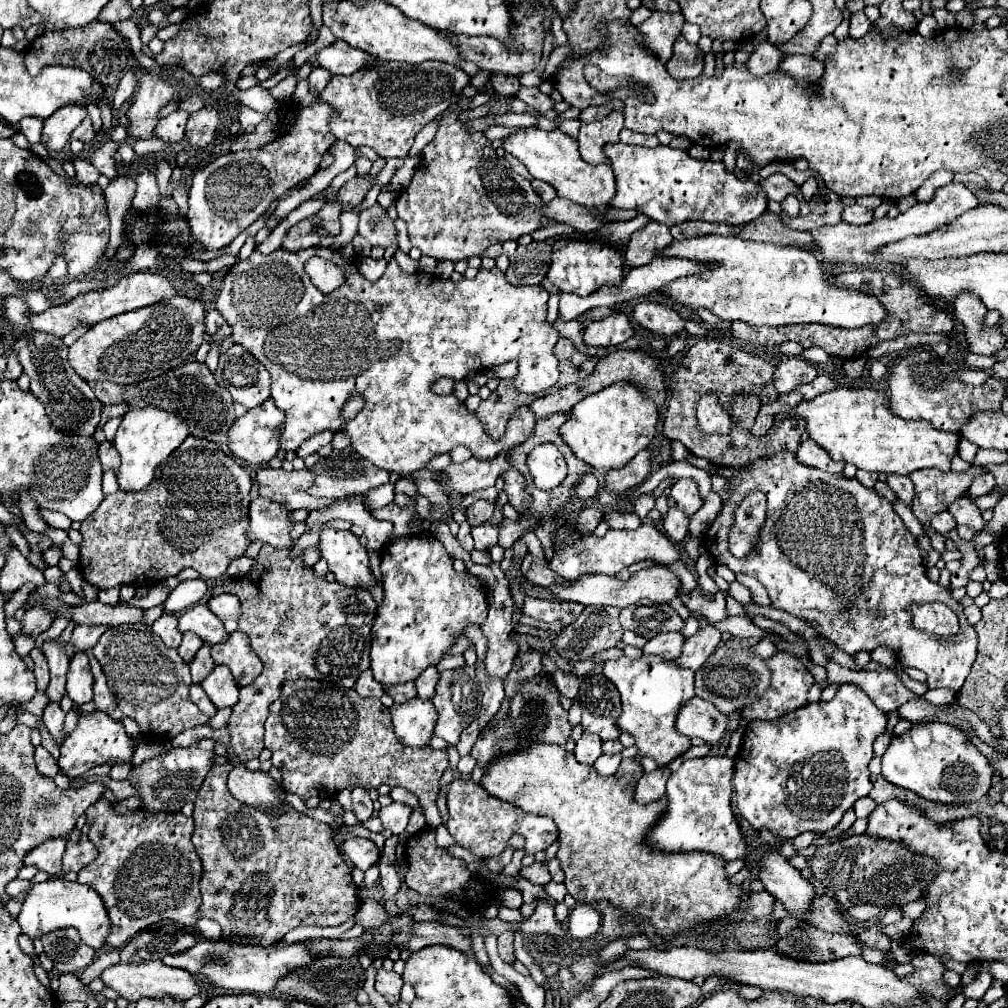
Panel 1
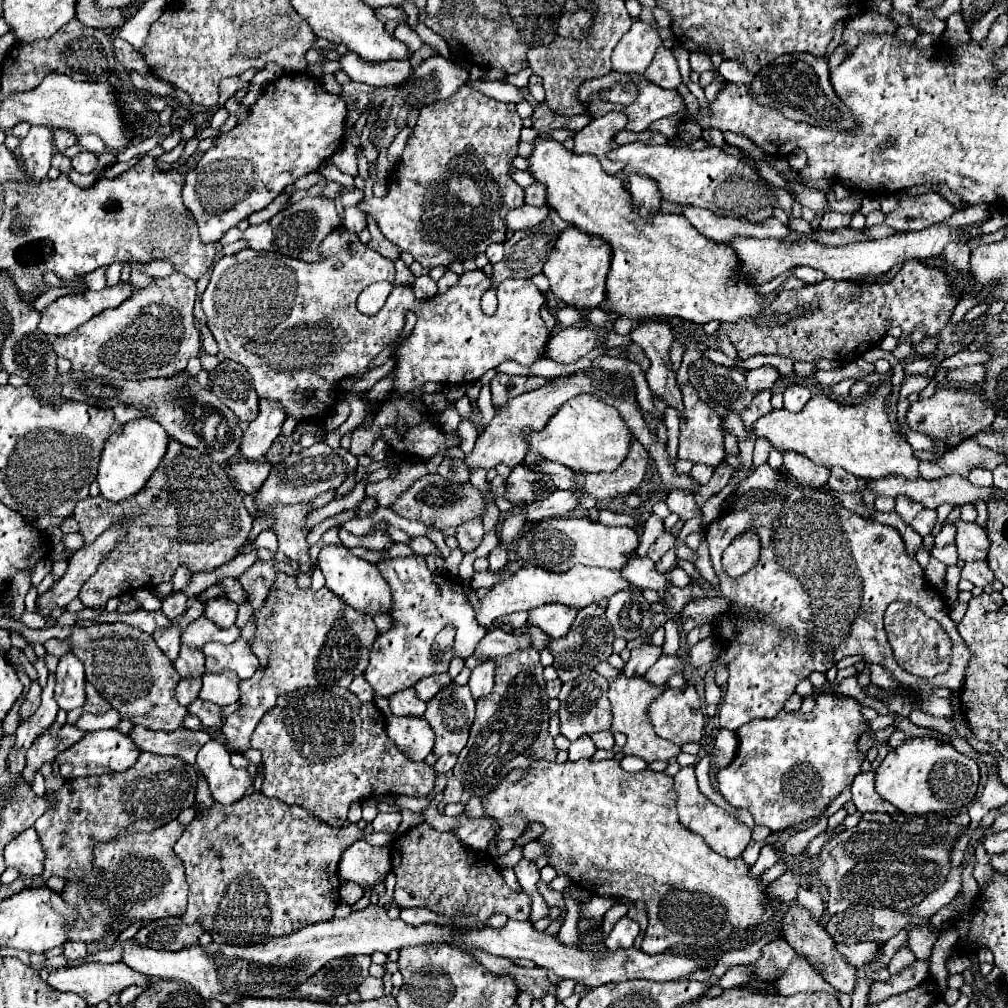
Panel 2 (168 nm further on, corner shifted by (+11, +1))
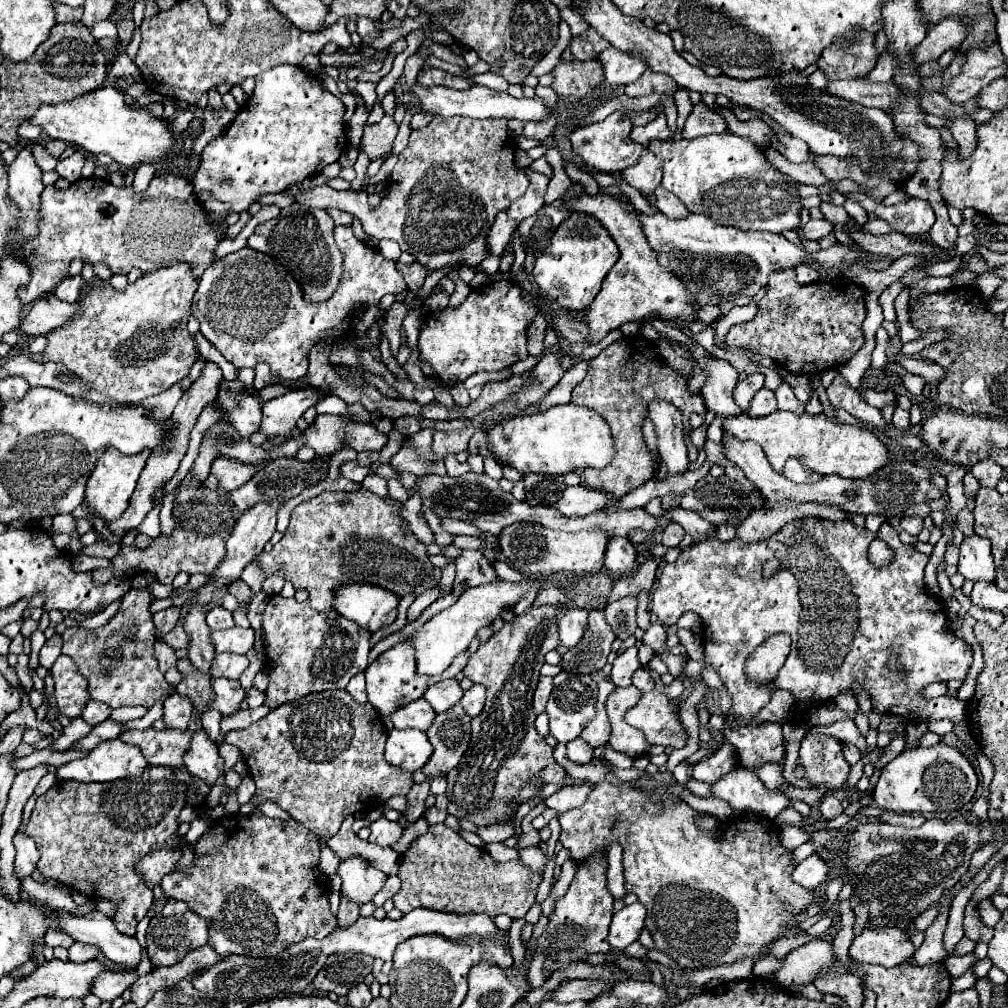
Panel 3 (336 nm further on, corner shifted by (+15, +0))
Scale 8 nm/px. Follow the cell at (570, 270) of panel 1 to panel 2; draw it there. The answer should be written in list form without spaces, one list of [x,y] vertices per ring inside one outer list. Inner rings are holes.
[[[570,226],[556,240],[542,272],[548,278],[550,290],[556,294],[556,298],[560,298],[564,304],[572,308],[586,310],[586,308],[596,308],[604,302],[606,296],[604,286],[606,286],[606,274],[610,270],[610,262],[612,262],[612,246],[606,240],[598,236],[590,236],[578,230],[576,226]]]

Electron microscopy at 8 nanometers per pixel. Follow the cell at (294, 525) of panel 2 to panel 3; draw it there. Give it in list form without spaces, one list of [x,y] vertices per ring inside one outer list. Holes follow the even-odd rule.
[[[358,489],[352,493],[334,491],[334,493],[320,493],[304,503],[300,503],[290,517],[290,525],[284,537],[278,541],[278,547],[272,547],[270,552],[262,552],[256,561],[264,569],[266,576],[272,576],[278,571],[286,575],[296,589],[310,591],[310,603],[318,611],[332,609],[334,589],[346,583],[372,583],[380,585],[398,597],[408,593],[422,593],[436,585],[432,577],[432,565],[428,561],[426,545],[422,545],[412,533],[402,533],[400,529],[400,503],[398,501],[384,501],[378,495],[370,493],[368,489]]]

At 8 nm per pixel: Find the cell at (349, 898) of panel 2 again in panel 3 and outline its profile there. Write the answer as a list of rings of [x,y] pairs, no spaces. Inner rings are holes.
[[[340,897],[340,909],[338,909],[338,927],[348,927],[352,925],[352,921],[356,921],[360,917],[360,905],[356,905],[354,901],[348,901],[348,897]]]

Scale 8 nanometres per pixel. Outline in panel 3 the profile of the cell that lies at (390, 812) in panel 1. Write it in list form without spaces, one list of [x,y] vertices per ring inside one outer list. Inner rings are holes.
[[[380,817],[376,821],[372,821],[370,825],[372,833],[370,833],[370,843],[376,843],[376,845],[382,845],[382,847],[388,847],[392,843],[398,841],[398,837],[402,835],[402,827],[398,823],[392,823],[388,821],[386,817]]]

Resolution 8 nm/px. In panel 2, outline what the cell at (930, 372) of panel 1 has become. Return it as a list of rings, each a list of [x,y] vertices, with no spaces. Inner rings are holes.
[[[942,388],[934,396],[910,404],[910,410],[906,414],[910,430],[932,438],[936,456],[942,456],[944,452],[958,446],[962,440],[974,436],[976,432],[988,430],[992,426],[994,418],[996,418],[996,414],[994,414],[992,406],[986,404],[978,392],[960,390],[960,388]]]

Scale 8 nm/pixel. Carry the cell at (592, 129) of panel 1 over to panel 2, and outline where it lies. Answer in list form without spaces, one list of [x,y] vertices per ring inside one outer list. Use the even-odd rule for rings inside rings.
[[[610,112],[610,114],[602,116],[602,118],[594,118],[586,128],[576,132],[576,136],[574,136],[574,144],[576,144],[574,152],[576,154],[594,154],[600,160],[604,172],[620,174],[624,164],[612,162],[608,158],[608,152],[618,148],[614,138],[616,138],[616,134],[620,130],[624,130],[626,122],[628,120],[626,120],[624,112]]]

